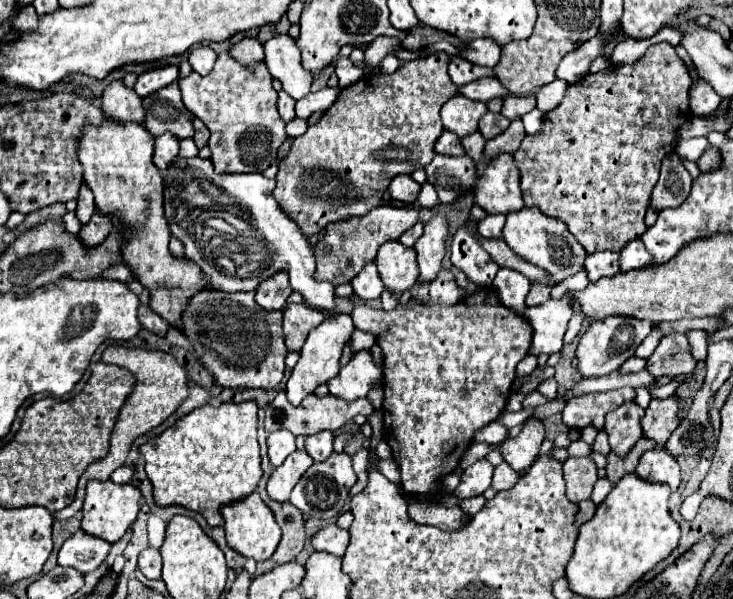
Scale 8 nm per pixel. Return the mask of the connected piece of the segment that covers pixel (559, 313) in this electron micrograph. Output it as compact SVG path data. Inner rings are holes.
M566 296L560 300L548 300L538 308L528 308L524 312L524 318L534 328L530 352L534 356L554 354L562 348L562 338L572 318L572 302Z

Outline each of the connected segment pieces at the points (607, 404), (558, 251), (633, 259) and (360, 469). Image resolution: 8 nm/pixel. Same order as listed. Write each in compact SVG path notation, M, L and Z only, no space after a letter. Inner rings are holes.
M618 388L608 392L596 392L596 394L582 394L566 402L566 408L562 412L562 420L566 426L580 430L588 424L602 430L604 416L618 408L624 402L634 400L634 388Z
M536 206L522 208L520 212L510 212L506 216L506 224L504 224L502 234L504 234L504 242L520 258L524 258L524 260L548 270L554 282L562 282L568 276L572 276L572 274L582 270L586 250L580 248L580 244L576 244L574 236L568 232L564 222L560 222L560 220L556 220L552 216L546 216Z
M640 238L630 240L624 250L620 250L620 272L630 272L636 268L642 268L644 264L650 264L648 252Z
M362 450L362 452L354 454L352 458L354 458L354 472L358 474L356 488L352 488L352 492L356 494L356 492L360 492L362 486L366 484L366 464L368 464L368 454L366 454L366 450Z

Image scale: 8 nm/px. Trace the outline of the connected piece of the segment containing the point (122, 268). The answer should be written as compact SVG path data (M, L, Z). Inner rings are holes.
M124 263L118 264L116 266L111 266L108 270L105 270L102 273L101 277L109 280L118 280L121 282L126 282L126 280L130 281L134 279L130 269Z

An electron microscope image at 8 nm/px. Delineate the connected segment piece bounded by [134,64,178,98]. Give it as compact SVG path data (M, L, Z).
M174 64L160 66L160 68L152 68L152 70L146 70L146 72L142 72L138 76L134 90L138 92L138 96L144 98L144 96L154 94L156 90L168 86L176 78L178 78L178 66L174 66Z

